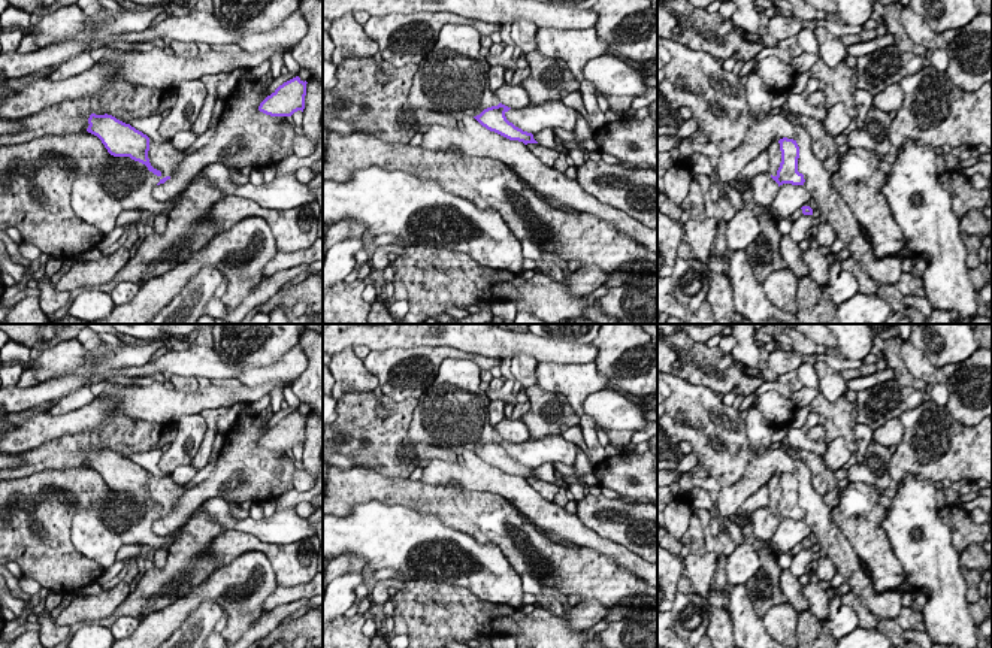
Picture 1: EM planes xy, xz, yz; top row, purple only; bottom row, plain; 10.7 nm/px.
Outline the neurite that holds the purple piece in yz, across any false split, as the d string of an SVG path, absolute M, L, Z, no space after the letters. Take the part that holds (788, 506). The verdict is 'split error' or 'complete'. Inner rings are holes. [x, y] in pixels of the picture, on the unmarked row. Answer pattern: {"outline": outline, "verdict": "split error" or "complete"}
{"outline": "M783 472L778 478L781 485L781 497L777 509L771 509L771 512L778 518L778 521L783 518L804 520L804 509L798 506L799 481L796 475Z", "verdict": "complete"}

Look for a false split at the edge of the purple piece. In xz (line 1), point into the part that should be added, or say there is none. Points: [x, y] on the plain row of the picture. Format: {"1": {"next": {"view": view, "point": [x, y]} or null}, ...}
{"1": {"next": null}}

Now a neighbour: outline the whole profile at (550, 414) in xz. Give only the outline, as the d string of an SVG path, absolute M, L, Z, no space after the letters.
M532 385L526 390L526 394L529 396L530 409L520 421L529 430L529 440L559 436L569 427L580 426L580 417L562 393L548 393L538 385Z

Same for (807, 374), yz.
M802 361L796 372L802 387L819 390L819 378L814 364Z

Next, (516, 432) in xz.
M502 420L493 427L499 437L511 443L523 443L530 439L529 430L523 421Z

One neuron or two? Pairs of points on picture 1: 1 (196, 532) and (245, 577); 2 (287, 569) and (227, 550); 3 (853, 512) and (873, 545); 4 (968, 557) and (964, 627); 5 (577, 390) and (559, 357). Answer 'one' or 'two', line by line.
1: two
2: one
3: one
4: two
5: two

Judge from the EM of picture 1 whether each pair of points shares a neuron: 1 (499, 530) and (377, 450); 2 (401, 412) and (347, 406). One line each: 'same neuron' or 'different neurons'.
1: different neurons
2: same neuron

